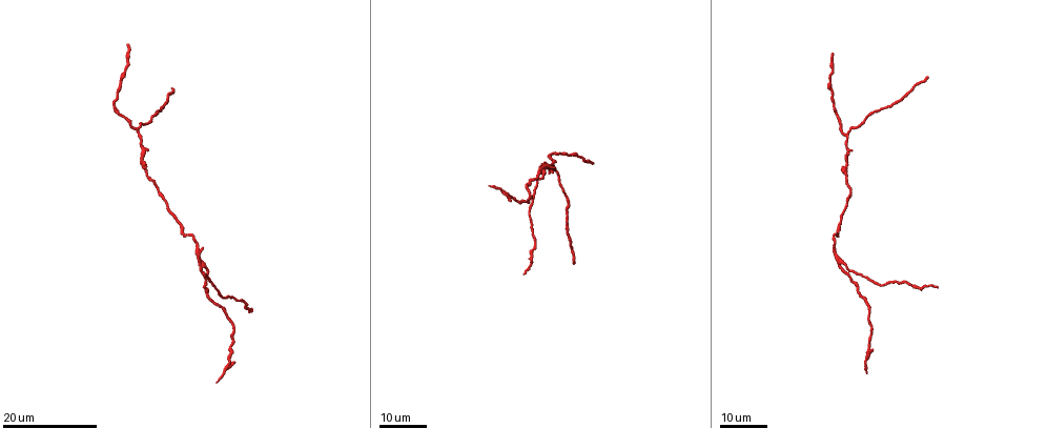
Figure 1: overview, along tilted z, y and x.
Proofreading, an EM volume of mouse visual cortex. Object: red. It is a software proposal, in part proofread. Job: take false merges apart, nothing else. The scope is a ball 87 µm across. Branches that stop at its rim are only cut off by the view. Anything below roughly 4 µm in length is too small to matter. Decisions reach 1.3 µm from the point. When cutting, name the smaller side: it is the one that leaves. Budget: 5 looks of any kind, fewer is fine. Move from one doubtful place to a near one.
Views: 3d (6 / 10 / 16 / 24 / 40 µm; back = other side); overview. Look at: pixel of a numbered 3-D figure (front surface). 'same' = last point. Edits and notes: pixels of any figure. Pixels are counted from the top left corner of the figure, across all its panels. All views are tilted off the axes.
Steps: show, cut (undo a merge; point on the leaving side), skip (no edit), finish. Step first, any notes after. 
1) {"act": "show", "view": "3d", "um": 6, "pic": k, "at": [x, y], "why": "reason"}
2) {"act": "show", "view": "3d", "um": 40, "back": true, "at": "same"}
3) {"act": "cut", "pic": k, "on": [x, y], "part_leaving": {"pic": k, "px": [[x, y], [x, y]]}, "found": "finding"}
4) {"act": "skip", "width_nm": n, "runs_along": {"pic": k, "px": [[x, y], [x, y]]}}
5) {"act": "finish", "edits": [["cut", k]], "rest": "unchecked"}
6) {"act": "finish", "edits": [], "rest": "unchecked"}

{"act": "show", "view": "3d", "um": 24, "pic": 1, "at": [143, 145]}

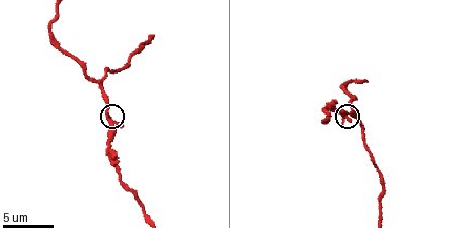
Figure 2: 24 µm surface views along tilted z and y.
{"act": "show", "view": "3d", "um": 10, "pic": 2, "at": [112, 120]}

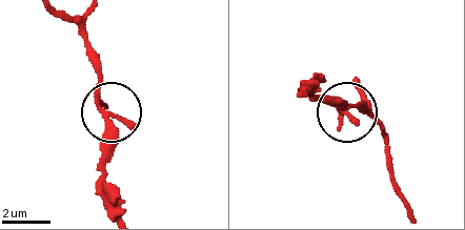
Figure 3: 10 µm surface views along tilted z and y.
{"act": "skip", "runs_along": {"pic": 3, "px": [[119, 209], [103, 163], [106, 111], [98, 98], [100, 57]]}, "found": "one neuron here"}

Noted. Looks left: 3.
{"act": "show", "view": "3d", "um": 24, "pic": 1, "at": [580, 157], "why": "narrows sharply"}

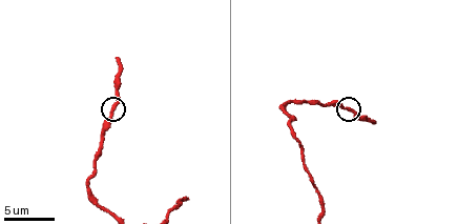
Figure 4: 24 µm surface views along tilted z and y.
{"act": "show", "view": "3d", "um": 10, "pic": 4, "at": [346, 107]}

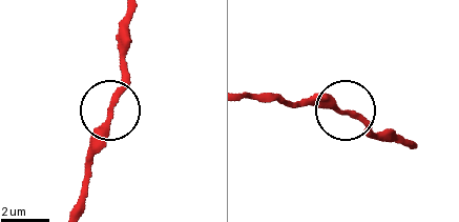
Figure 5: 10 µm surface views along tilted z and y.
{"act": "skip", "found": "continuous, no second neuron"}

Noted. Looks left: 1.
{"act": "show", "view": "3d", "um": 16, "pic": 4, "at": [287, 101], "why": "thick turns thin"}

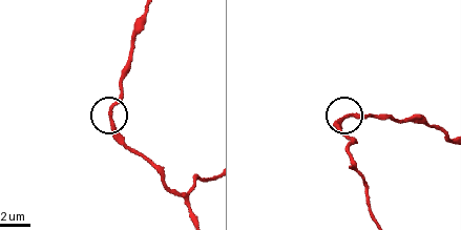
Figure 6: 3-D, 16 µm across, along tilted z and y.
{"act": "skip", "width_nm": 220, "runs_along": {"pic": 6, "px": [[194, 213], [155, 166], [120, 136], [109, 112], [126, 75]]}, "found": "all the same neuron"}

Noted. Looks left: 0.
{"act": "finish", "edits": [], "rest": "unchecked"}

